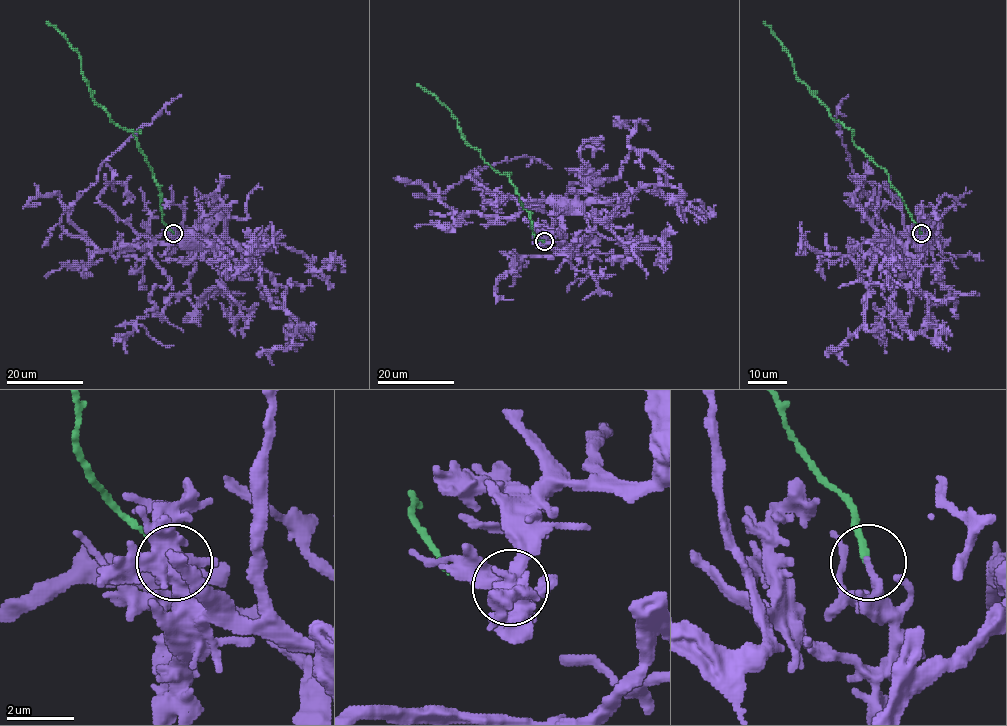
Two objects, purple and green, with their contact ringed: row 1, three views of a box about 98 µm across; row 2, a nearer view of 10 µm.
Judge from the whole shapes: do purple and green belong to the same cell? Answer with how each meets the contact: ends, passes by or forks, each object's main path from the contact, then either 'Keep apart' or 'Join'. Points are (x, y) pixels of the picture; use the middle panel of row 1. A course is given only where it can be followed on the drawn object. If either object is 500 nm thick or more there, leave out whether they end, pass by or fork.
At the ring purple ends. At the ring green ends. Course of purple: (544, 241), (560, 228), (545, 202), (485, 216), (454, 211), (440, 193), (496, 162), (532, 156), (552, 168). Course of green: (543, 241), (533, 235), (530, 213), (507, 173), (495, 171), (465, 142), (450, 110), (417, 84). Keep apart

